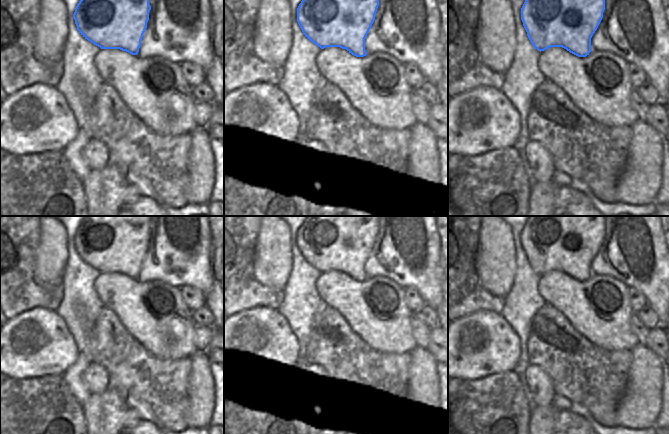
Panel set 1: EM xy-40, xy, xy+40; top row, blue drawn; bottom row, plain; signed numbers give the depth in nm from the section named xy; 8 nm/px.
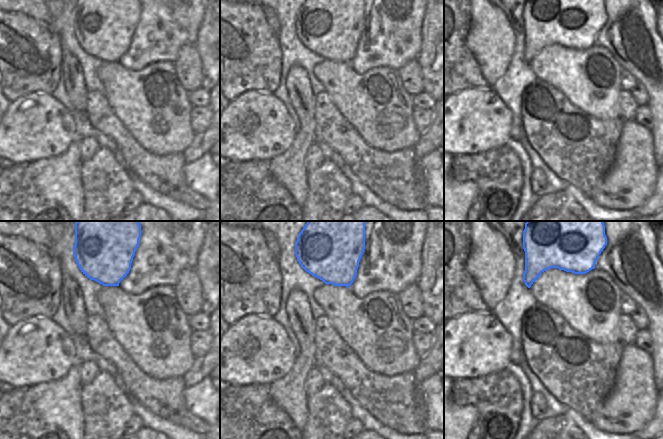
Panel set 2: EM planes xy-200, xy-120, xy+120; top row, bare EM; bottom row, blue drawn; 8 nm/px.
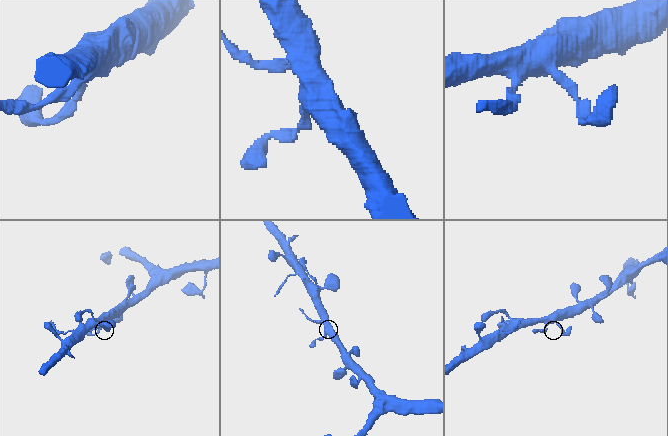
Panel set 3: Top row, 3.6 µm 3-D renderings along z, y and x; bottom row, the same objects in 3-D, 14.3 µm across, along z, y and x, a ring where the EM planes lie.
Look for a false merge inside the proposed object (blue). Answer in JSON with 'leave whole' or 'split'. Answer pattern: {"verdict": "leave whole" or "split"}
{"verdict": "leave whole"}

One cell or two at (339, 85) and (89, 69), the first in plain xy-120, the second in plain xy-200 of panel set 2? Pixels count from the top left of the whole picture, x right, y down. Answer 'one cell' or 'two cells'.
two cells

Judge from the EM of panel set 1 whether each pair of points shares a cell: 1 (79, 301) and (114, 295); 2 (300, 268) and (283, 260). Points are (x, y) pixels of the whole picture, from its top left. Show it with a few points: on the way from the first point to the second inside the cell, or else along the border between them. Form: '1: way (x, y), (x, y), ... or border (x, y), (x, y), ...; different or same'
1: border (98, 274), (93, 284), (93, 289), (105, 306); different
2: border (291, 241), (292, 265), (287, 283), (284, 286); different

